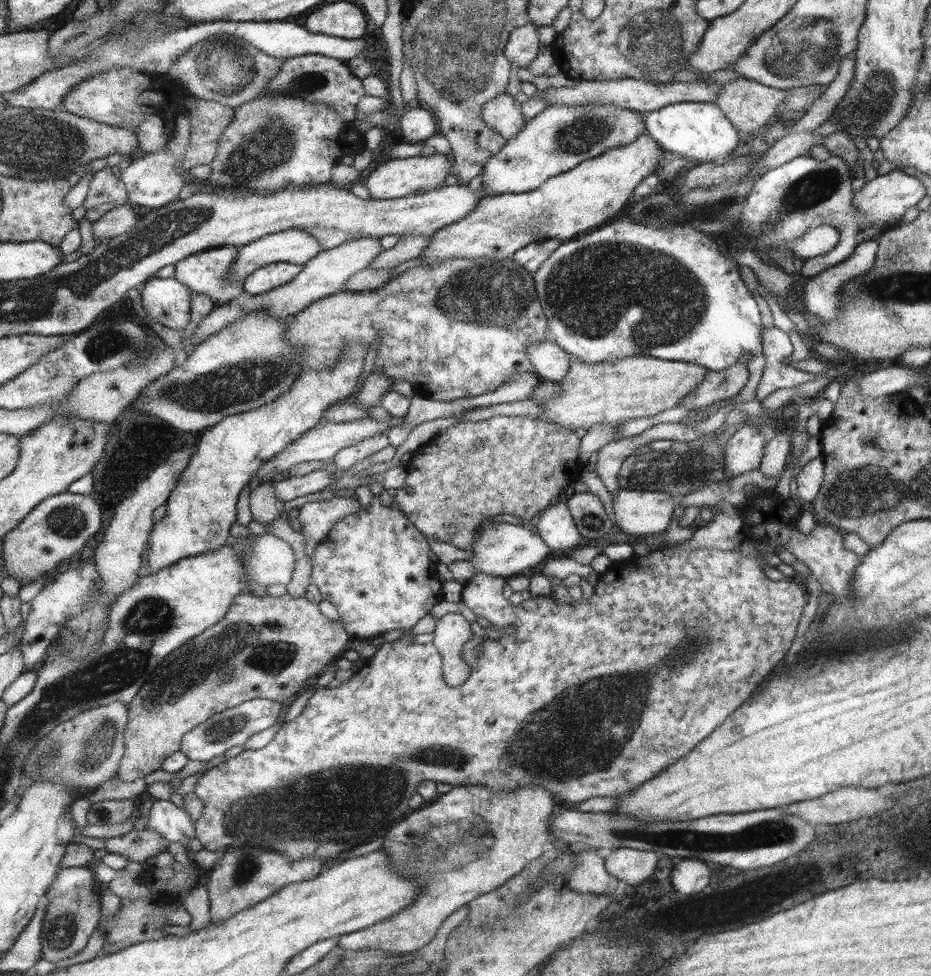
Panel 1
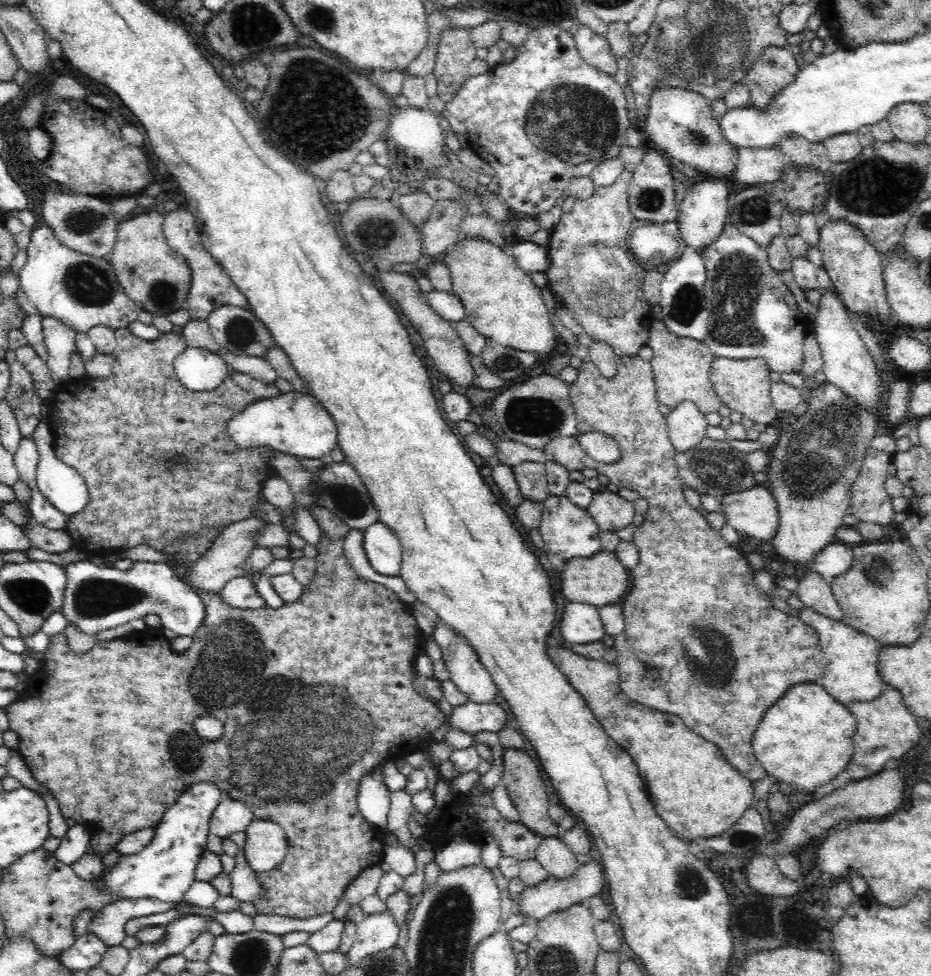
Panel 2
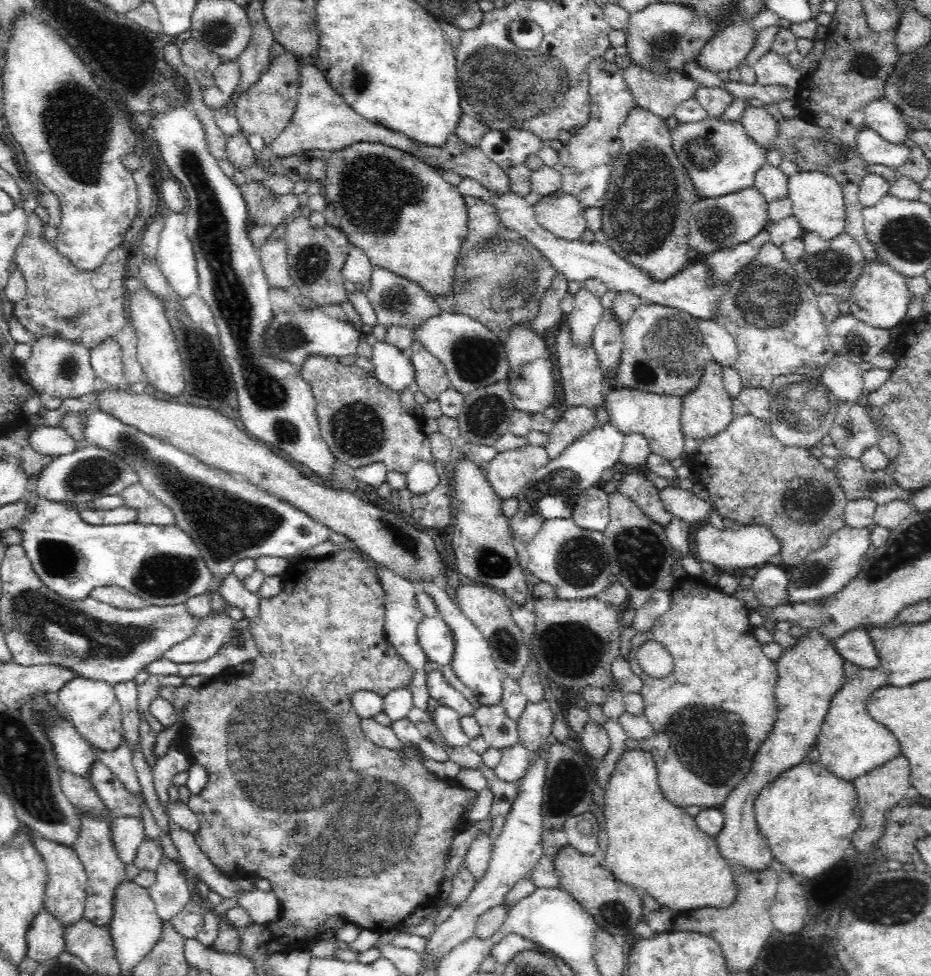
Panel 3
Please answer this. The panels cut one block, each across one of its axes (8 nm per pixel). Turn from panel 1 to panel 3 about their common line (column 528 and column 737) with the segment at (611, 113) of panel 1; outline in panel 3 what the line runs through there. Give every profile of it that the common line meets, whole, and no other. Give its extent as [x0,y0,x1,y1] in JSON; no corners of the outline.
[671,116,766,198]

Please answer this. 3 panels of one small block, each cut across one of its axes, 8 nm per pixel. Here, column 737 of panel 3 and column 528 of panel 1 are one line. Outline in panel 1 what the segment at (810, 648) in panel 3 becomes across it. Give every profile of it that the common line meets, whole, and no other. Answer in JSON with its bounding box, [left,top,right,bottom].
[337,786,556,956]

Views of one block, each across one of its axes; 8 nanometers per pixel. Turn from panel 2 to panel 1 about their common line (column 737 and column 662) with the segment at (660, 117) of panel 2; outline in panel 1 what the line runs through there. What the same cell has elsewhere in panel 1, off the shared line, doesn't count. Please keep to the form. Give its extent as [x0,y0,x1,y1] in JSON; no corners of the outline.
[418,132,663,266]

